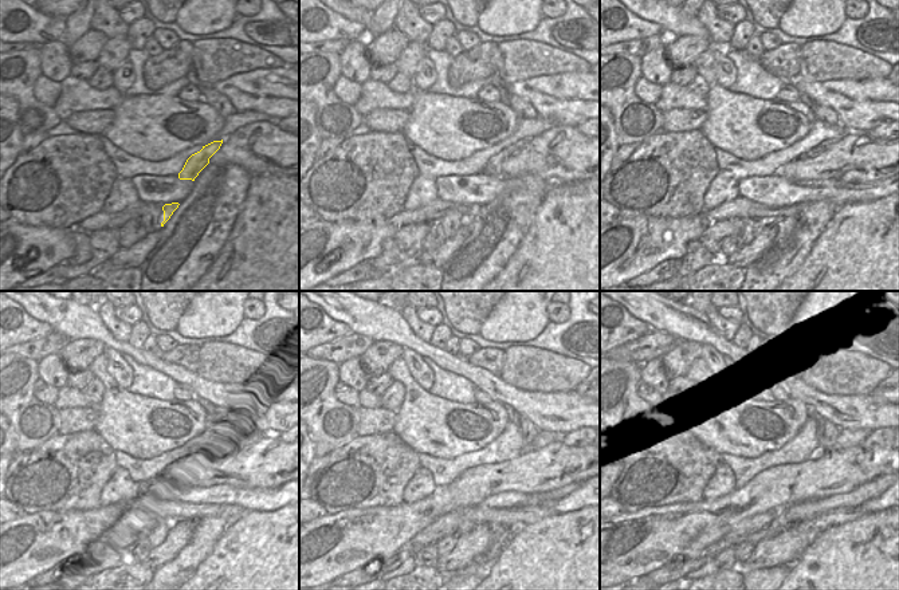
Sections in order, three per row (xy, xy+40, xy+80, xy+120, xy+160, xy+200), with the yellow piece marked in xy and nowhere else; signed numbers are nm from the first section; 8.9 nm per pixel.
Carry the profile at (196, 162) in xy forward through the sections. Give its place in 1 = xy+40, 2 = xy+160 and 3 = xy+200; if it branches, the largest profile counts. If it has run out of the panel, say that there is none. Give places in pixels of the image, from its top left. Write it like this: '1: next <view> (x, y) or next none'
1: next xy+40 (493, 166)
2: next xy+160 (544, 437)
3: next xy+200 (847, 437)

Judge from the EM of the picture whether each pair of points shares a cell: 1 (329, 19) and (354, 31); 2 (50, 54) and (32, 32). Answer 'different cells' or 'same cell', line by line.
1: same cell
2: different cells

